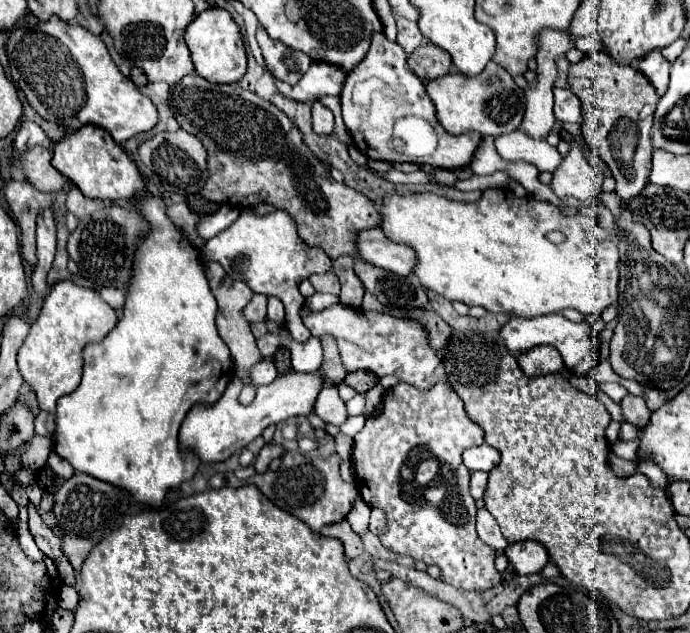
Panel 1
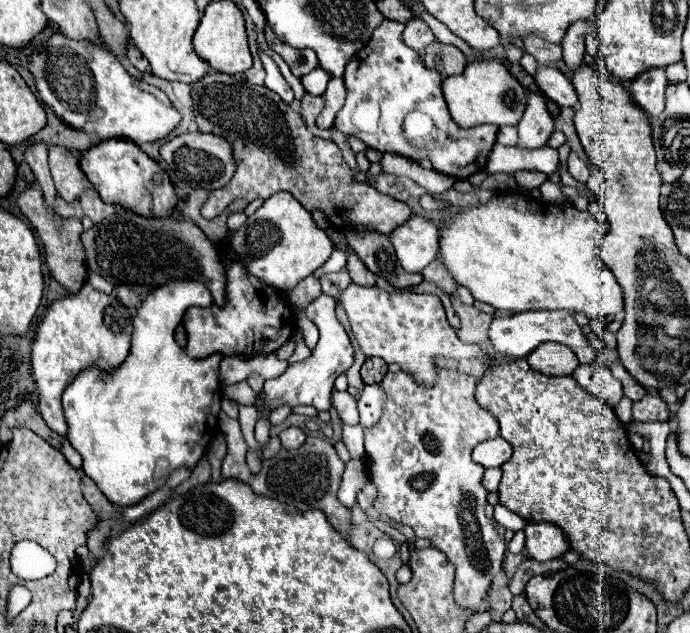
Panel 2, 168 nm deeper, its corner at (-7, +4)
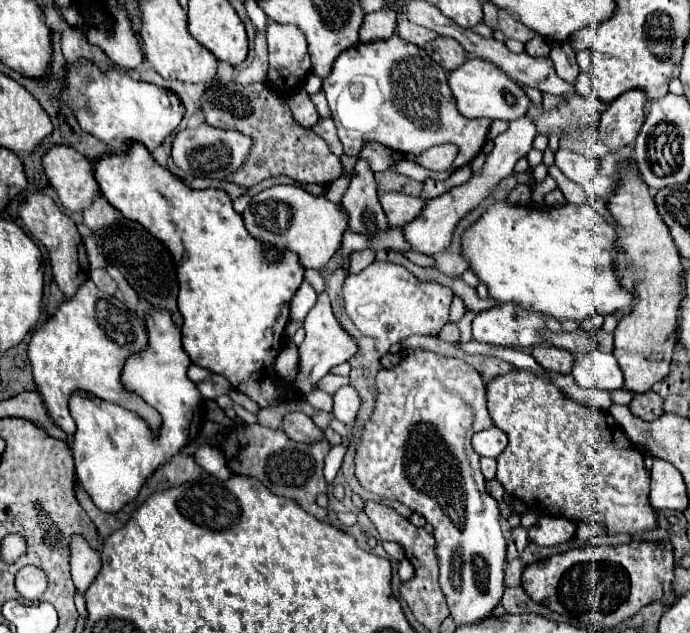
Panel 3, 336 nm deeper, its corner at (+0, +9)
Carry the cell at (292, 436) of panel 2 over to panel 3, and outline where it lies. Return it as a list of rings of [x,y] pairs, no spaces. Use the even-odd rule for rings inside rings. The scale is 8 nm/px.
[[[295,412],[295,414],[289,414],[285,420],[283,420],[283,432],[287,436],[291,436],[291,440],[295,442],[305,442],[305,444],[311,444],[311,442],[317,442],[317,440],[323,440],[325,434],[323,430],[319,430],[315,426],[315,422],[301,414],[301,412]]]

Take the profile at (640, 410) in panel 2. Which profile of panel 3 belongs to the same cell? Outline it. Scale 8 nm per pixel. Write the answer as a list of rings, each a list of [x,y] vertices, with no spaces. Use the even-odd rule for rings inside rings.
[[[649,390],[649,392],[643,392],[643,394],[635,394],[631,404],[629,404],[629,410],[639,416],[641,420],[655,420],[657,416],[663,414],[663,398]]]

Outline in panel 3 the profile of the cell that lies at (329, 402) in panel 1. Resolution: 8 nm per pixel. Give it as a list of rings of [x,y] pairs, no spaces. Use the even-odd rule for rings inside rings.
[[[353,386],[339,388],[339,392],[333,396],[335,406],[333,406],[333,416],[341,420],[343,424],[353,424],[357,418],[357,412],[361,410],[361,396]]]

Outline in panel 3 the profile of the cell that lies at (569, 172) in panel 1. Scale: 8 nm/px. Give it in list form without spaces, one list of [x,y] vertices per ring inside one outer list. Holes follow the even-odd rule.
[[[557,150],[555,154],[555,166],[571,180],[571,182],[585,182],[597,176],[601,170],[601,164],[597,160],[573,154],[569,150]]]

